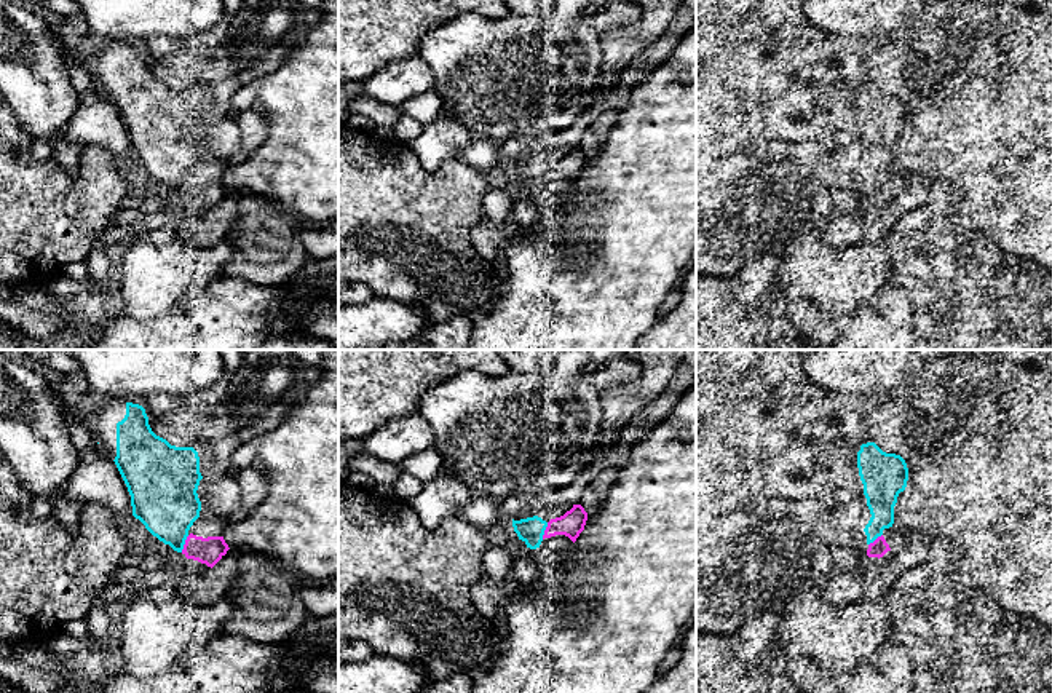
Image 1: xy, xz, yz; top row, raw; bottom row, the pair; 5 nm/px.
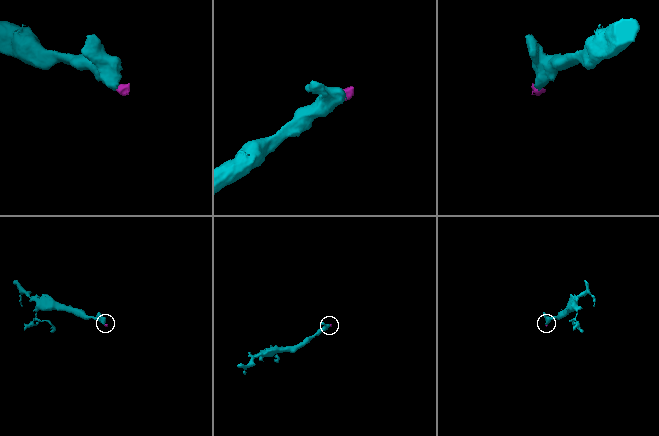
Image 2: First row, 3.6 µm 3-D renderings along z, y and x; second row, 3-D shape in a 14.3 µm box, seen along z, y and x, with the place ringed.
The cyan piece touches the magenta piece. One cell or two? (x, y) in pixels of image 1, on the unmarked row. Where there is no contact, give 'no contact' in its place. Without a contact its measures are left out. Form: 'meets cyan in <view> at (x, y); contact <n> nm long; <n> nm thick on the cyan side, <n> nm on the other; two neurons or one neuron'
meets cyan in xy at (184, 186); contact 100 nm long; 320 nm thick on the cyan side, 140 nm on the other; one neuron

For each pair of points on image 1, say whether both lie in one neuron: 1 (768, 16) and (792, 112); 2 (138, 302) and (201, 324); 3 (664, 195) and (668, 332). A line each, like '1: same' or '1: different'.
1: same
2: different
3: different

